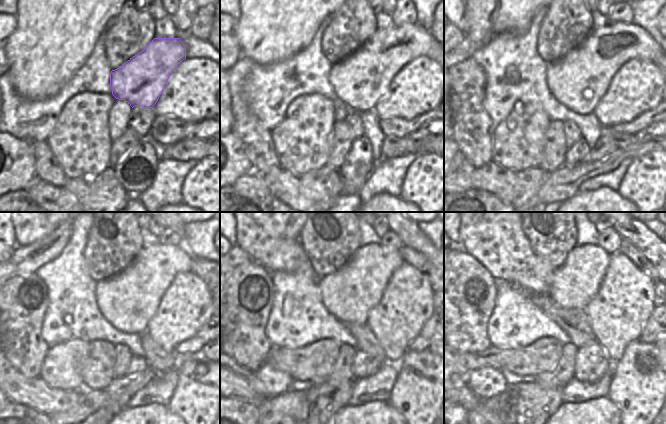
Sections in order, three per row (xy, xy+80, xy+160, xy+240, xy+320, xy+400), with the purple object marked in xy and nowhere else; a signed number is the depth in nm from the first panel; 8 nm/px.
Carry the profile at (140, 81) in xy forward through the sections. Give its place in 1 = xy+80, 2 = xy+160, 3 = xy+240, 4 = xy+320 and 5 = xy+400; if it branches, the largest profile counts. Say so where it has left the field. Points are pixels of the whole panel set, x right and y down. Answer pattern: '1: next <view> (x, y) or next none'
1: next xy+80 (360, 81)
2: next xy+160 (578, 80)
3: next xy+240 (128, 300)
4: next xy+320 (349, 294)
5: next xy+400 (572, 285)

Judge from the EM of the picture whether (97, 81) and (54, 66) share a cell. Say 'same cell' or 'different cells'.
different cells

